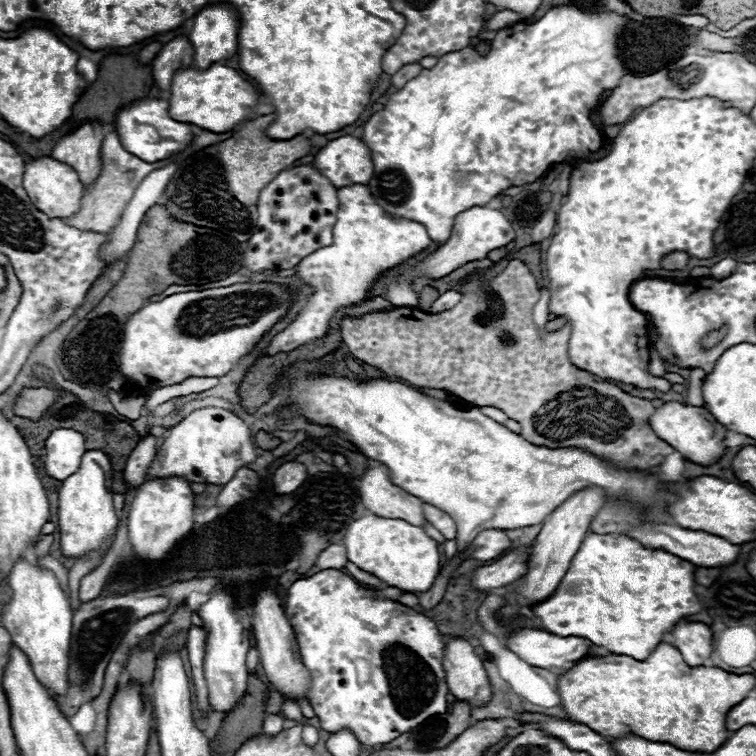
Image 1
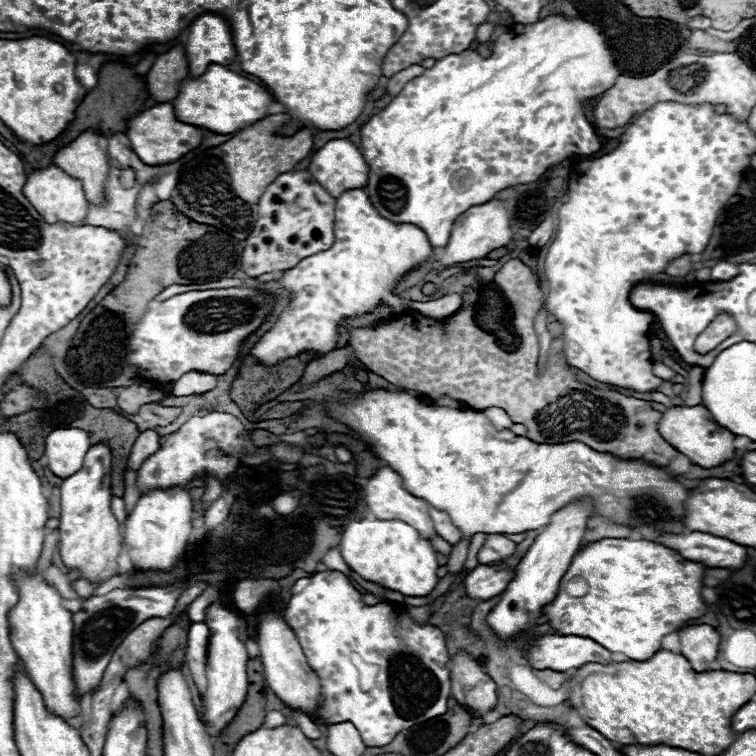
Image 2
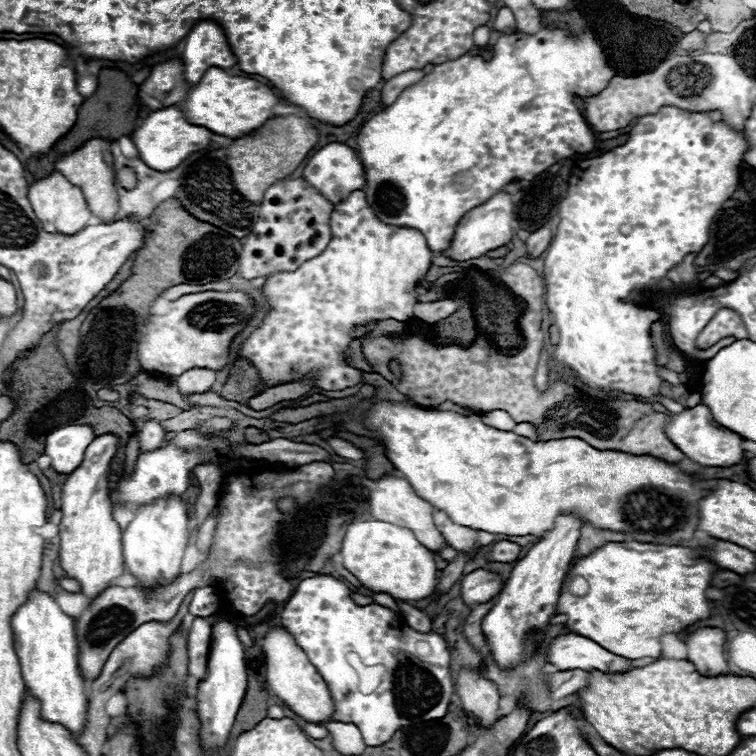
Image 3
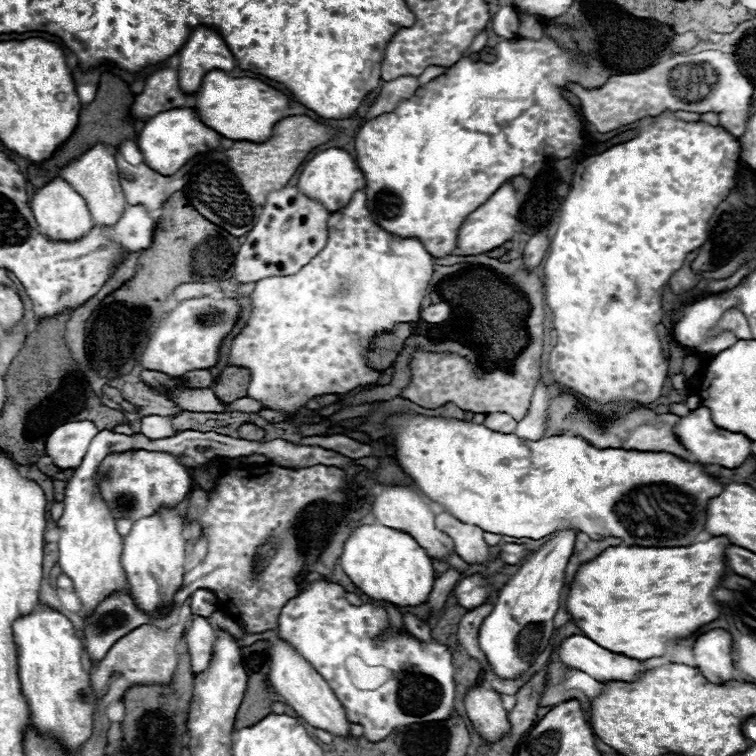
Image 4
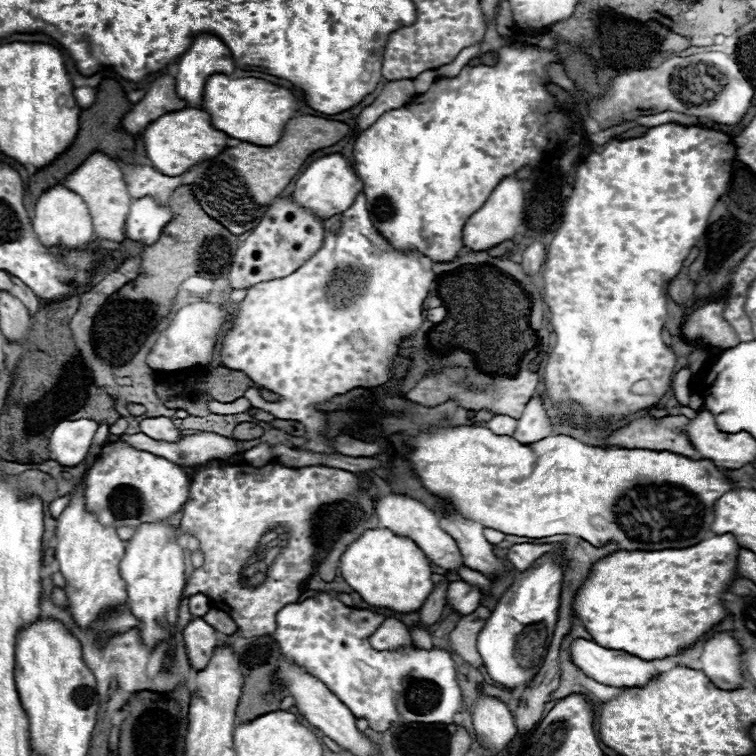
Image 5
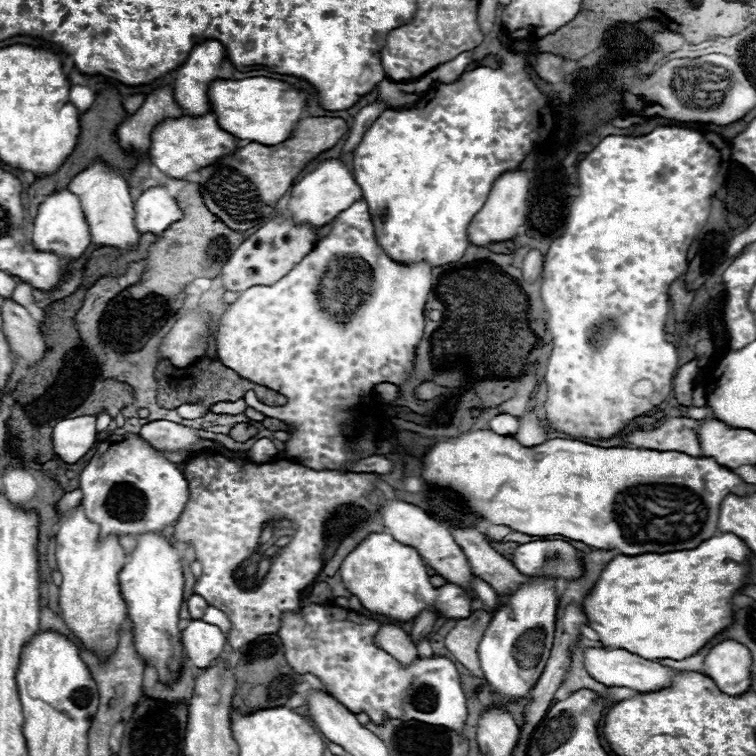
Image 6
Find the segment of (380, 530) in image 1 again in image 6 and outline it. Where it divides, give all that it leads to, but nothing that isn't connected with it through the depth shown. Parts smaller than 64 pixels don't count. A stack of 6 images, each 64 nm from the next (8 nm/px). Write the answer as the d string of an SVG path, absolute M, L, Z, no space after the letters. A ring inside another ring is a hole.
M372 532L368 534L340 564L340 574L342 574L342 582L344 586L358 596L358 600L362 602L364 608L368 608L370 612L382 614L392 618L394 622L406 622L416 618L416 614L420 614L420 610L424 608L434 609L439 617L448 617L449 614L472 614L472 602L474 598L468 596L468 592L464 592L462 588L457 585L446 583L444 586L436 588L430 584L430 574L428 568L422 560L422 556L416 552L416 548L400 544L398 540L394 540L388 532Z

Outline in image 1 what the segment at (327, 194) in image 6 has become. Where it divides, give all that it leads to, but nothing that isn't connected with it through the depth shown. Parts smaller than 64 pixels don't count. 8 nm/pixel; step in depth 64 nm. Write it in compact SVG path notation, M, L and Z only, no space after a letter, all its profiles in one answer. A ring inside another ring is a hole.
M340 136L328 142L314 160L314 166L336 186L366 184L372 178L372 154L364 140Z

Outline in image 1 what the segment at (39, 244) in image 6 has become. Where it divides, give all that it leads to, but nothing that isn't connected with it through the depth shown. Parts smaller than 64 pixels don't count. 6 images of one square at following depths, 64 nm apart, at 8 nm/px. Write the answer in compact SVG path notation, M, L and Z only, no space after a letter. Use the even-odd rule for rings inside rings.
M50 156L28 158L28 162L24 164L22 180L26 194L32 198L32 204L38 210L44 210L44 214L48 214L50 218L68 218L78 212L82 198L82 182L68 164L62 164Z

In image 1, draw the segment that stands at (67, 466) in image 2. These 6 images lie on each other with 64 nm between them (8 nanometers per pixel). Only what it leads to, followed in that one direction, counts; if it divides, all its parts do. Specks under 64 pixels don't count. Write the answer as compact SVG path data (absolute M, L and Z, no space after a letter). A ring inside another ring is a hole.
M58 428L46 438L46 456L44 456L44 468L46 474L64 480L72 476L78 466L80 458L84 456L84 436L70 428Z

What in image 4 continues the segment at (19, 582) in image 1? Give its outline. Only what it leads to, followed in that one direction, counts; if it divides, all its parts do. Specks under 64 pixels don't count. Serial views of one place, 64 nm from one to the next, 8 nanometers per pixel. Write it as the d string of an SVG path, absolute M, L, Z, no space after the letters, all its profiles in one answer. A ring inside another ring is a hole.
M38 604L30 614L12 624L18 652L18 676L28 700L32 724L38 732L54 734L70 752L76 752L92 734L92 710L96 698L90 696L90 674L82 664L82 642L74 634L72 622L58 610Z

